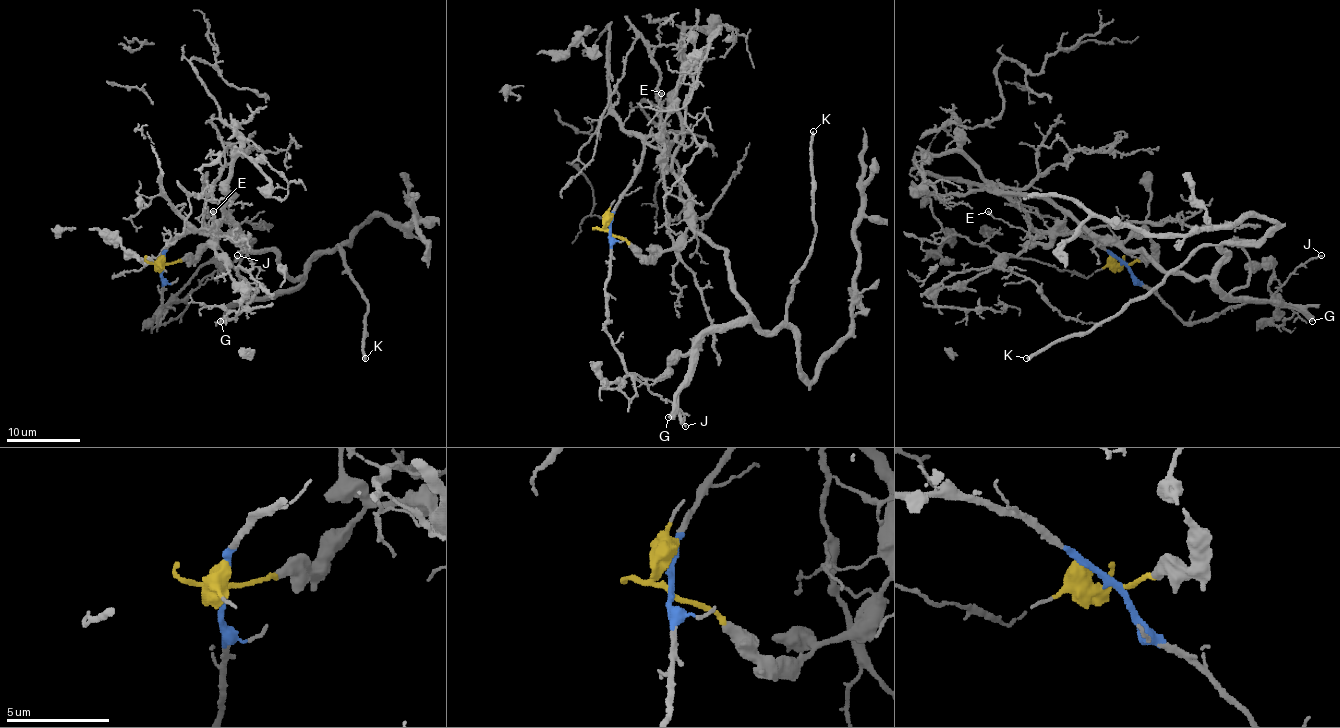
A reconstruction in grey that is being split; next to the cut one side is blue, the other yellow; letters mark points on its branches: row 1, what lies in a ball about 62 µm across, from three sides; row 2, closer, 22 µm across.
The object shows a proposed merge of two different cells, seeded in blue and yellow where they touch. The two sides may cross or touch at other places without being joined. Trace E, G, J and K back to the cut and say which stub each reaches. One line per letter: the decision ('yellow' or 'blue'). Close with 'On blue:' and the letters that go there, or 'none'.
E: blue
G: yellow
J: blue
K: yellow
On blue: E, J

